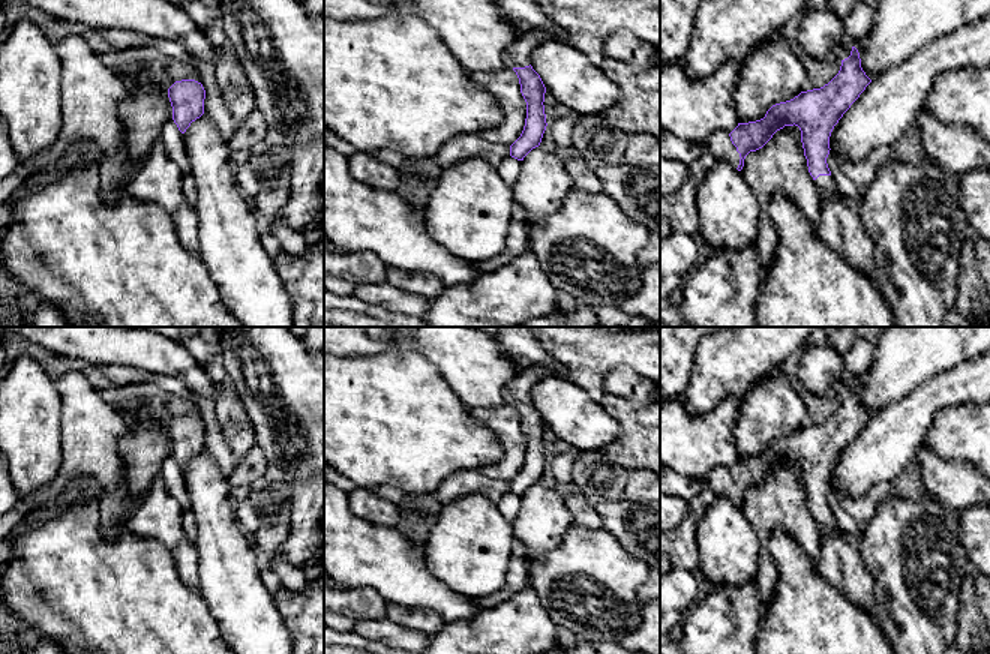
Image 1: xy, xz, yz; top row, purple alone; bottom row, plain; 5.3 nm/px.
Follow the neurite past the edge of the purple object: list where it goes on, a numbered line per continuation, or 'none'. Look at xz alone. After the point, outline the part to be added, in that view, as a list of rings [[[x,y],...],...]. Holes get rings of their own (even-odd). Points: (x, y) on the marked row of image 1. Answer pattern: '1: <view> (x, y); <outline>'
1: xz (518, 56); [[[544,30],[519,33],[518,39],[504,51],[506,68],[513,69],[530,66],[532,50],[549,39],[552,39],[552,34]]]

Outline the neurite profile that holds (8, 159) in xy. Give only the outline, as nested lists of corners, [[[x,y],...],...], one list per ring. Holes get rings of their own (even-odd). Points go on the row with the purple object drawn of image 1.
[[[0,117],[0,180],[12,174],[18,165],[18,158],[9,140],[6,122]]]

